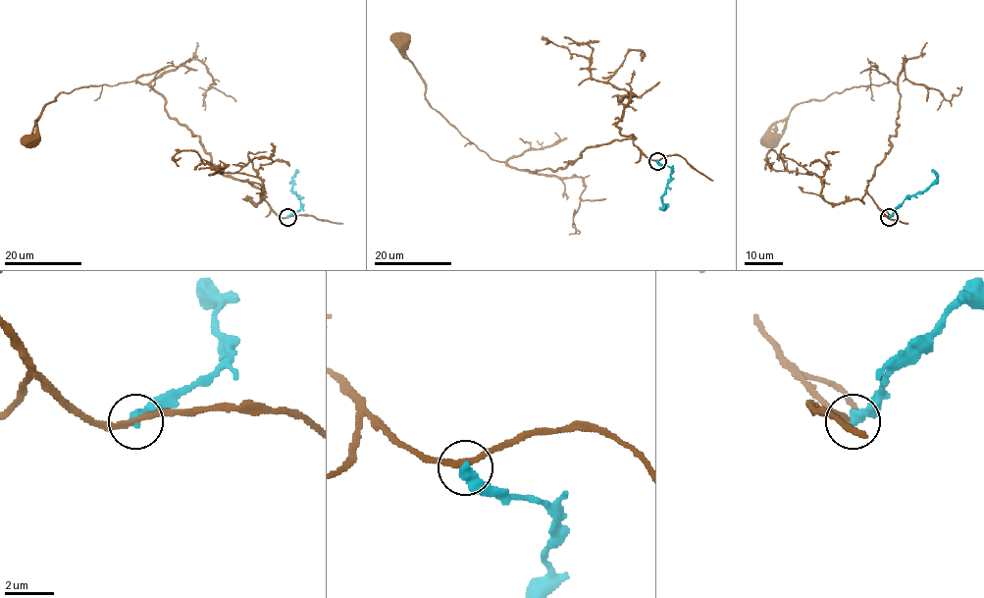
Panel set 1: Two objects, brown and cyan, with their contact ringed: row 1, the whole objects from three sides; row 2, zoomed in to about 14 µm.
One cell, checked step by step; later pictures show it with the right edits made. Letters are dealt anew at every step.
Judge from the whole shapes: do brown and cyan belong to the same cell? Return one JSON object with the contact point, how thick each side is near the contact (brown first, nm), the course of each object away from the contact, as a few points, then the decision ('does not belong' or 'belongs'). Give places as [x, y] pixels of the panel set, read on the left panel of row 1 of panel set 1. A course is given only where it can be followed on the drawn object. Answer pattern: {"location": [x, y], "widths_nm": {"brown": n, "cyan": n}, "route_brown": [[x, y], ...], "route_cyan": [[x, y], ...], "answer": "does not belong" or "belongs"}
{"location": [287, 217], "widths_nm": {"brown": 220, "cyan": 480}, "route_brown": [[287, 217], [262, 190], [226, 177], [147, 84], [61, 92], [42, 110], [30, 142]], "route_cyan": [[287, 217], [301, 208], [301, 198], [292, 190], [297, 169]], "answer": "does not belong"}

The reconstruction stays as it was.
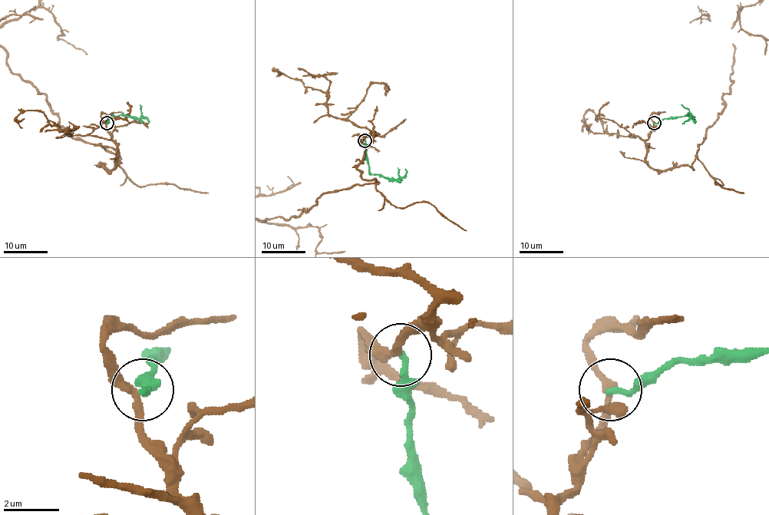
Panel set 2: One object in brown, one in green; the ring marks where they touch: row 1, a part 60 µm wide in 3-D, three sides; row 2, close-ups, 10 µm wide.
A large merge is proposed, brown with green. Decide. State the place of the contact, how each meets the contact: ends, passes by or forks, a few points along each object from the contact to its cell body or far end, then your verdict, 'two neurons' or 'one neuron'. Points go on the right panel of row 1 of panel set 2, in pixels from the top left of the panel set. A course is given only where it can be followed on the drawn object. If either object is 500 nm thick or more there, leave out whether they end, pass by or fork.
place (654, 123); brown passes by; green ends; course green (654, 123), (688, 114), (692, 117), (691, 113), (681, 104); two neurons

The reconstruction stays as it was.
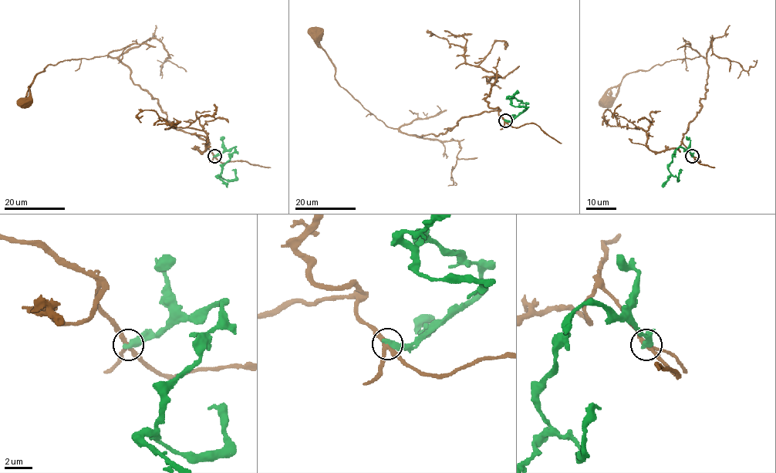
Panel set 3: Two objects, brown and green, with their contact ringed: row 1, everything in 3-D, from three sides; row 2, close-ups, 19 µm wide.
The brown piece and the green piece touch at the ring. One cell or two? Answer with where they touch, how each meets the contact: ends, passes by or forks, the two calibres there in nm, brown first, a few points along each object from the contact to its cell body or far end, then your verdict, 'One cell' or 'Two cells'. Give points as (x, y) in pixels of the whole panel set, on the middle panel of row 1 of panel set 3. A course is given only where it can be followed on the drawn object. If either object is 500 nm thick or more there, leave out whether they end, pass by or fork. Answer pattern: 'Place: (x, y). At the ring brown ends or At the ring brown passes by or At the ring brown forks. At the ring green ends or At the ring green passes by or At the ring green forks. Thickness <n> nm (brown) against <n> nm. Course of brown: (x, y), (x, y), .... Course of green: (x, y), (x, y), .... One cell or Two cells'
Place: (505, 120). Thickness 240 nm (brown) against 550 nm. Course of brown: (505, 120), (497, 110), (484, 111), (463, 116), (444, 133), (421, 136), (387, 127), (339, 85), (315, 35). Course of green: (505, 120), (511, 120), (524, 109), (525, 103), (514, 96), (511, 99), (513, 105), (524, 106), (523, 110). Two cells

